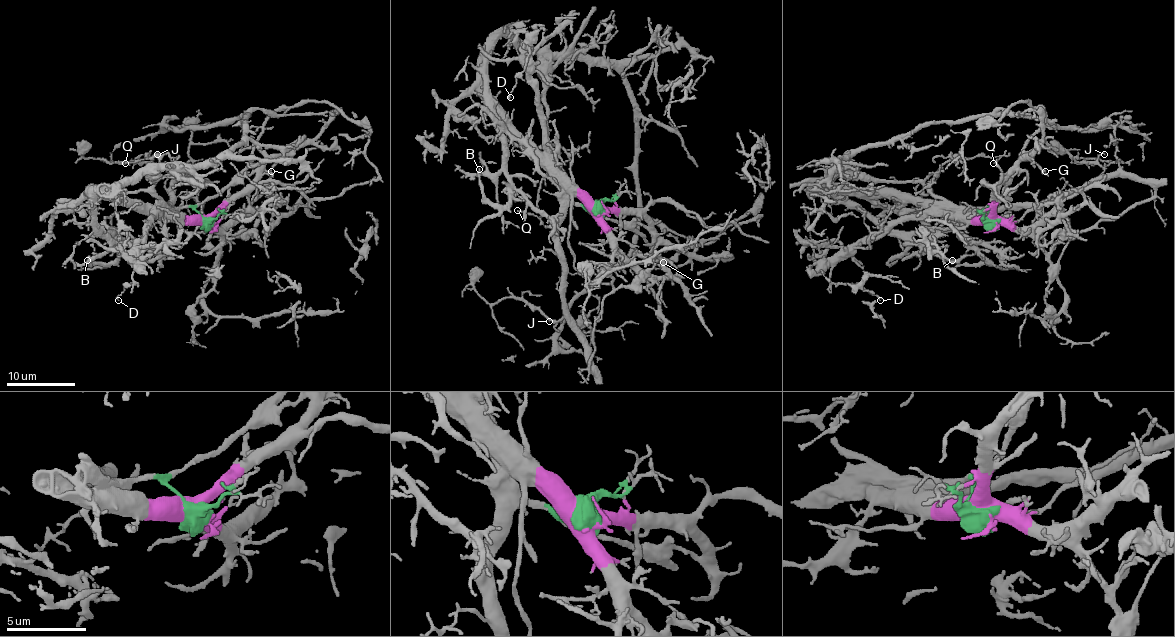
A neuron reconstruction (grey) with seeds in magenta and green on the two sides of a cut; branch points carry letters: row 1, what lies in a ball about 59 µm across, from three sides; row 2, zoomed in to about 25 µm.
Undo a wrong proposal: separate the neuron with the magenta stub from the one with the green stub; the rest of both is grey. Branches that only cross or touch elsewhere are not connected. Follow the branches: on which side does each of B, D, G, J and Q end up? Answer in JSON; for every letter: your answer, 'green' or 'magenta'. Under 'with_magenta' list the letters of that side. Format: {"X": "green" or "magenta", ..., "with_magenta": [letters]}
{"B": "magenta", "D": "green", "G": "magenta", "J": "green", "Q": "green", "with_magenta": ["B", "G"]}

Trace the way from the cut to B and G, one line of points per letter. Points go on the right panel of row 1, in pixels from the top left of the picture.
B: (991, 222), (960, 222), (891, 196), (847, 198), (895, 230), (955, 230), (987, 263), (958, 264), (951, 259)
G: (991, 222), (991, 193), (1022, 160), (1035, 162), (1046, 170)

